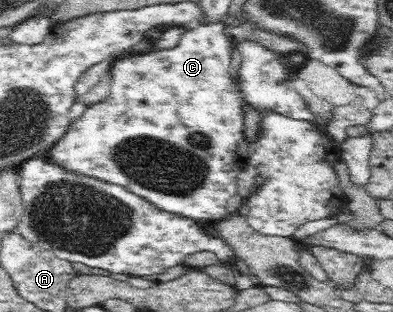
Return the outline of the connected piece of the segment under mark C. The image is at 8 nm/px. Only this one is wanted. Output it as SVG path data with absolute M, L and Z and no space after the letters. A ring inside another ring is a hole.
M221 22L200 25L191 30L184 30L179 37L179 42L176 47L172 49L157 49L144 56L131 56L130 58L123 58L120 61L116 61L116 64L112 65L110 71L111 86L109 87L109 94L98 103L87 106L82 117L71 123L67 129L67 132L57 139L53 144L42 154L37 157L45 159L48 163L53 163L61 169L65 169L68 173L73 175L80 175L82 177L88 177L103 181L110 185L117 185L128 193L137 195L140 199L147 201L150 205L153 205L156 209L164 211L166 213L172 213L173 215L179 215L192 220L206 219L208 221L218 220L226 217L226 215L236 211L241 203L245 201L245 198L240 196L237 192L237 185L234 181L235 175L246 165L246 145L247 141L244 140L242 134L243 118L242 105L250 103L254 109L258 111L264 108L272 108L278 110L283 114L288 114L290 117L304 118L311 121L311 115L309 111L306 111L302 98L289 87L285 86L285 79L288 75L288 69L285 69L284 64L280 62L279 56L272 52L268 52L268 49L262 48L260 45L244 44L241 46L243 52L242 65L238 71L238 75L233 78L230 75L230 62L232 61L232 47L231 44L223 34L224 24ZM232 81L236 81L240 87L236 87L238 93L246 95L242 99L236 97L234 93L234 87L232 87Z

